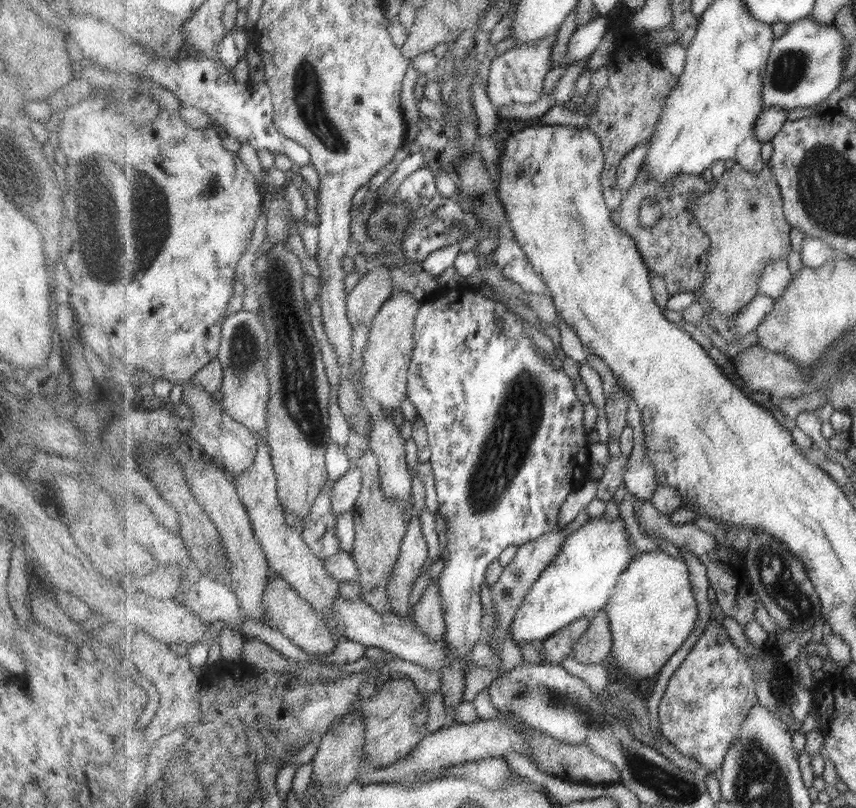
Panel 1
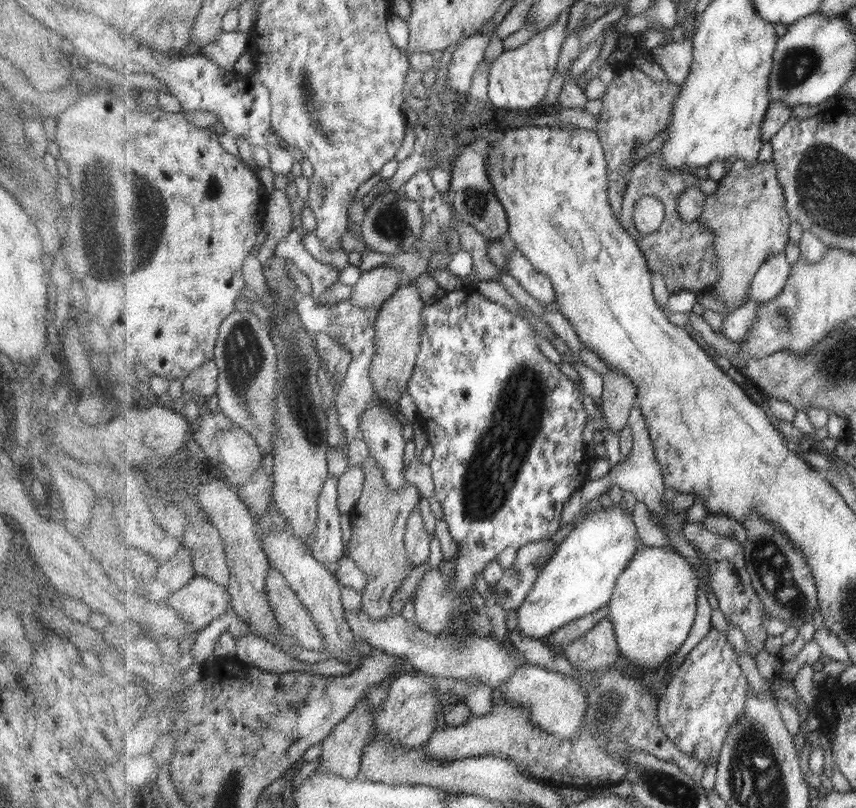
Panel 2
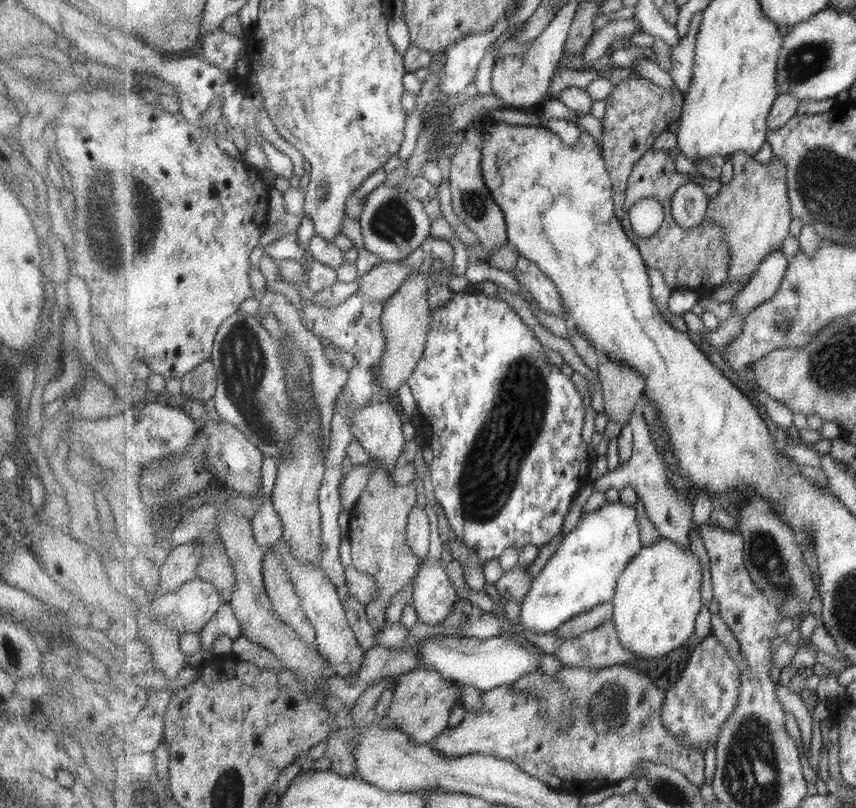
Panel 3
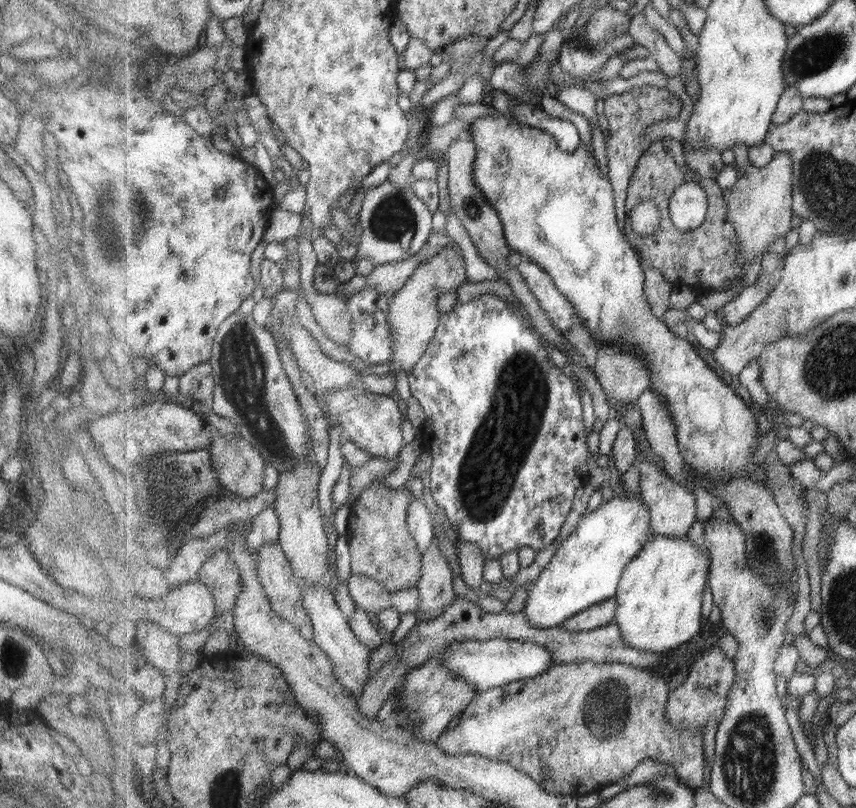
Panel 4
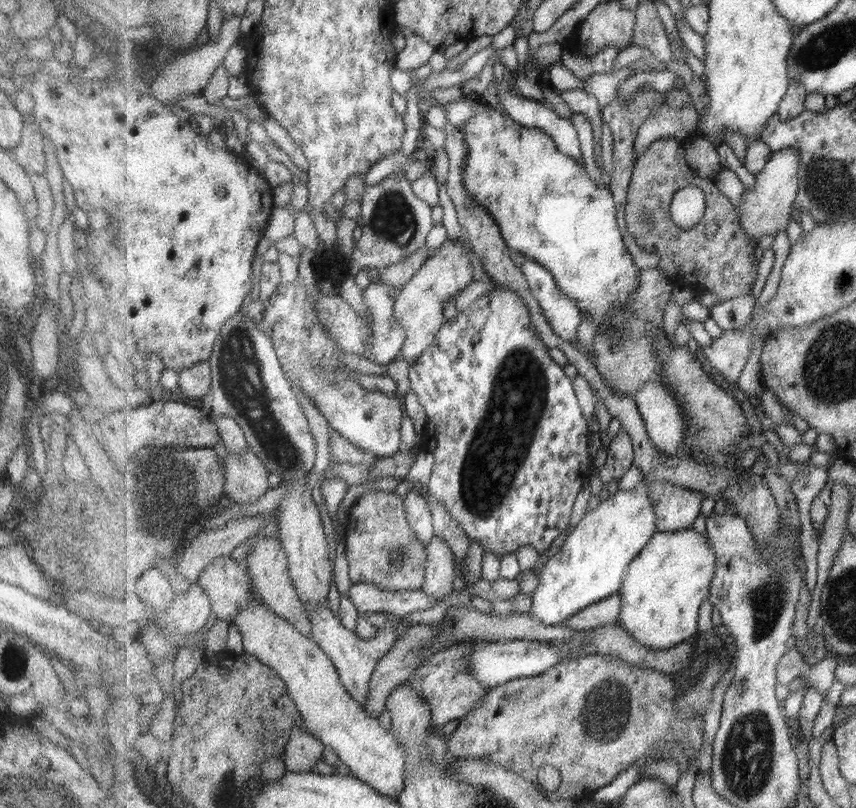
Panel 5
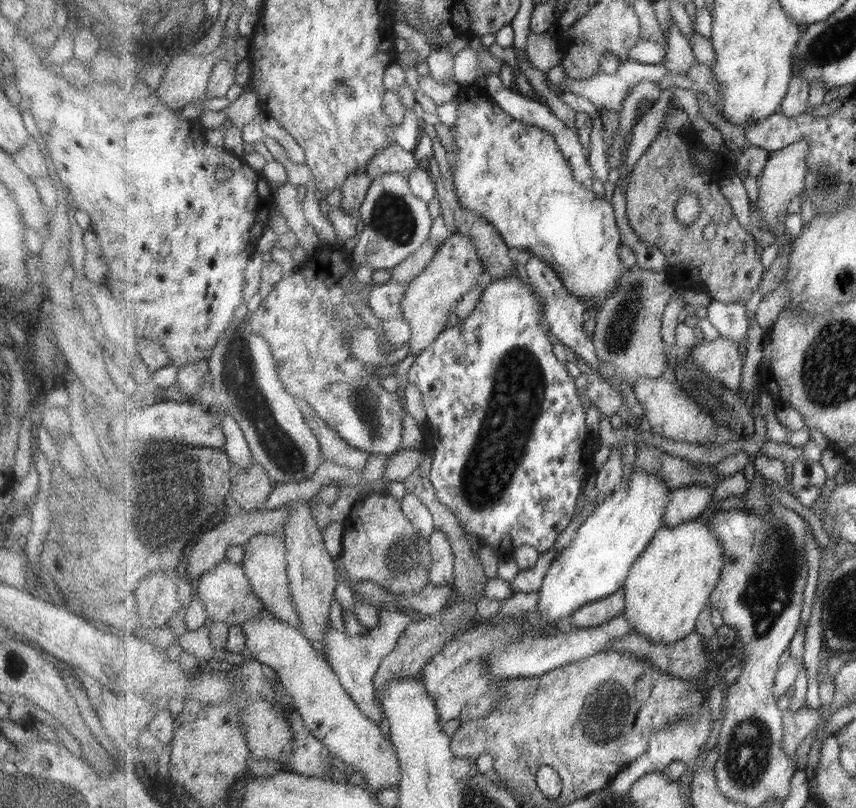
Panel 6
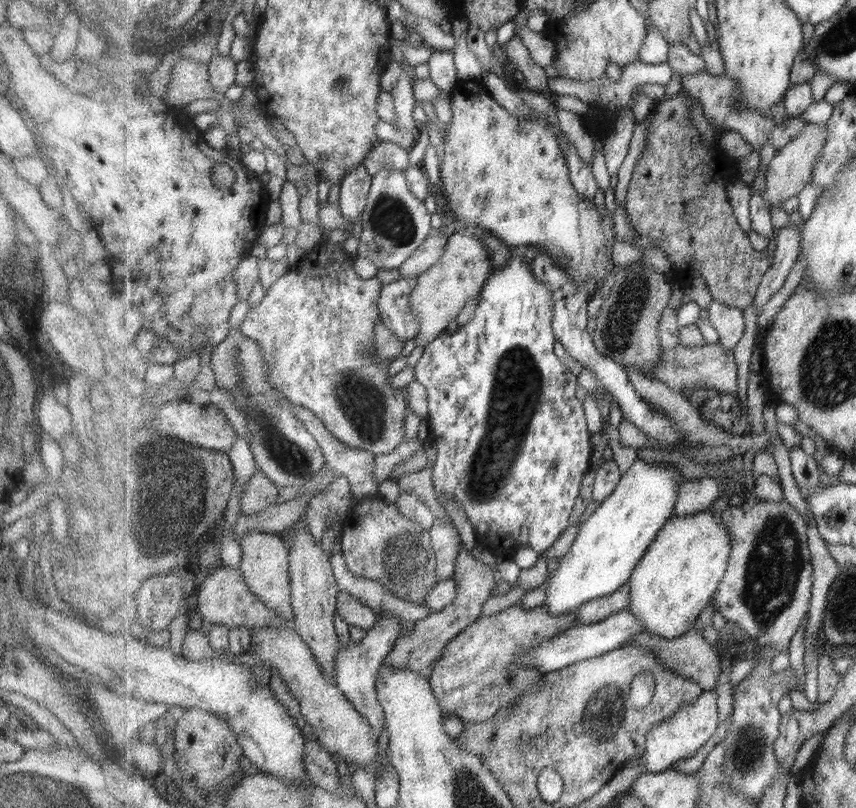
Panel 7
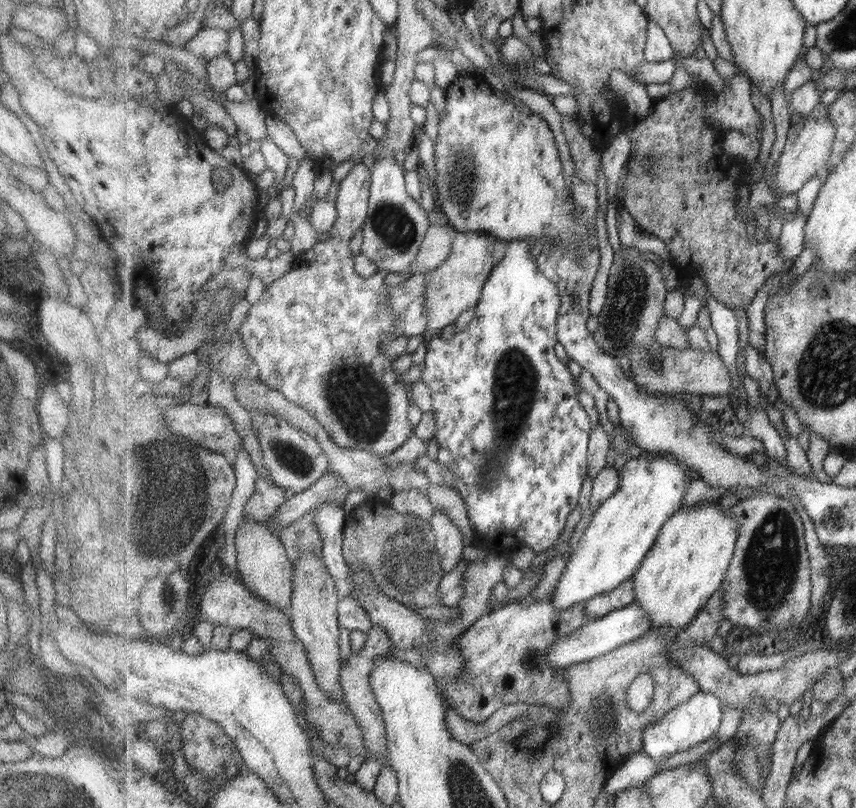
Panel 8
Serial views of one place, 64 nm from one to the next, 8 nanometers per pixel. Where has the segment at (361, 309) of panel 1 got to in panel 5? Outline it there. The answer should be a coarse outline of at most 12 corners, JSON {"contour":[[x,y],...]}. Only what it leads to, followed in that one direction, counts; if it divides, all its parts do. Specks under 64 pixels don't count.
{"contour":[[425,246],[397,264],[379,269],[378,281],[404,287],[433,251]]}

